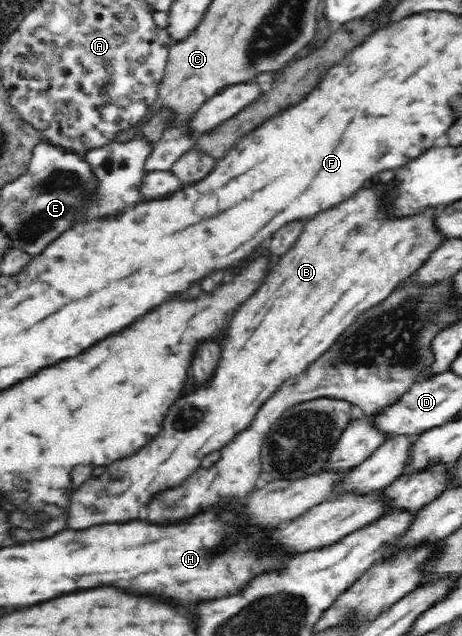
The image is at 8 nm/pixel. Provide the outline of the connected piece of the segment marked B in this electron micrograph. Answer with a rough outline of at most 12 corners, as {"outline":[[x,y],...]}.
{"outline":[[377,187],[319,213],[233,313],[209,381],[83,483],[139,520],[444,242]]}

